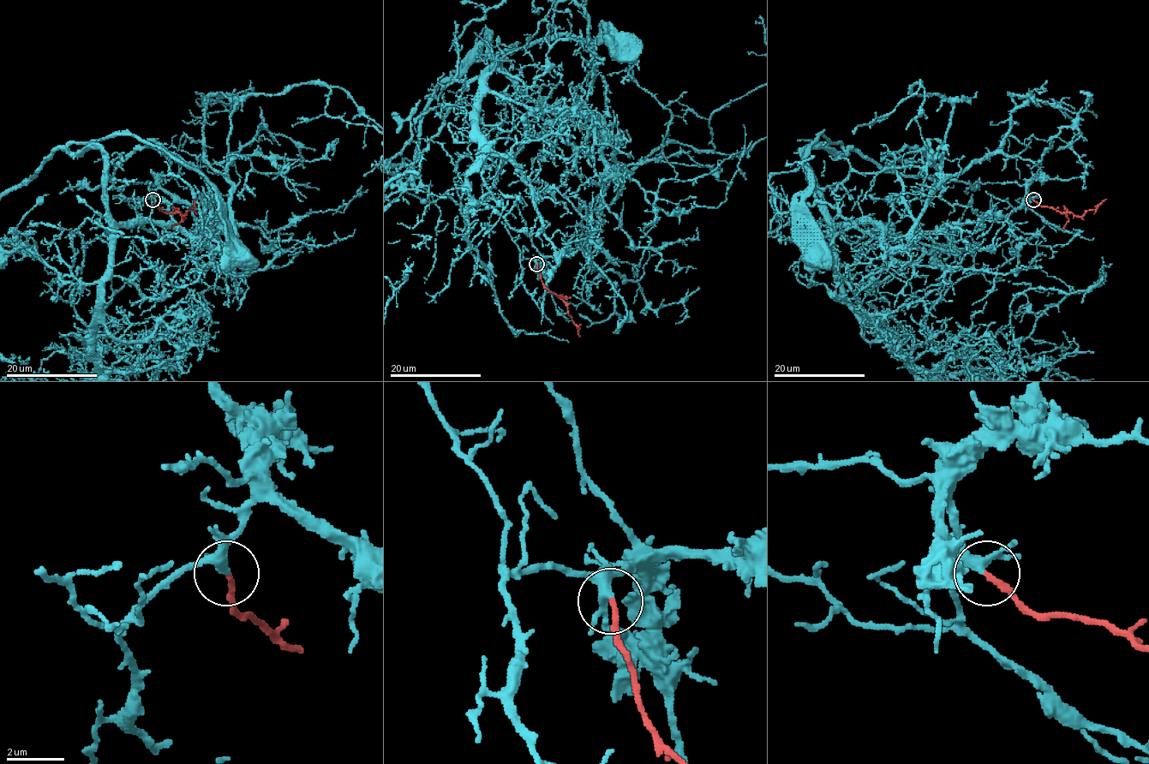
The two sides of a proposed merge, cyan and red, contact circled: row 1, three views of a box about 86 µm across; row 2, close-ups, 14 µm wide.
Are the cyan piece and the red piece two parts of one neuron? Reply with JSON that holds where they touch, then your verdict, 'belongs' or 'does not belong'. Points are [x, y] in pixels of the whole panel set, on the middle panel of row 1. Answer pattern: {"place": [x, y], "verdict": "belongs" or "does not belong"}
{"place": [536, 264], "verdict": "belongs"}

